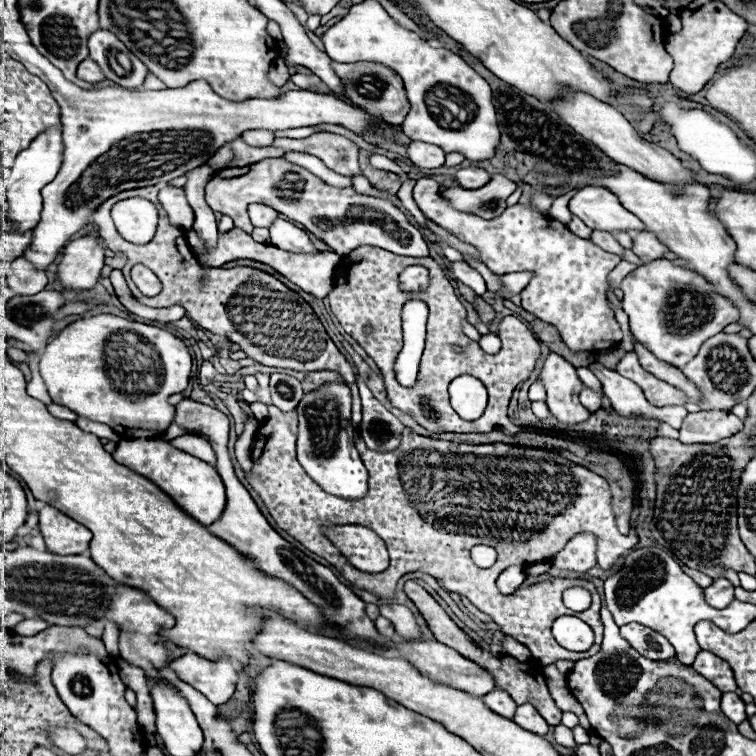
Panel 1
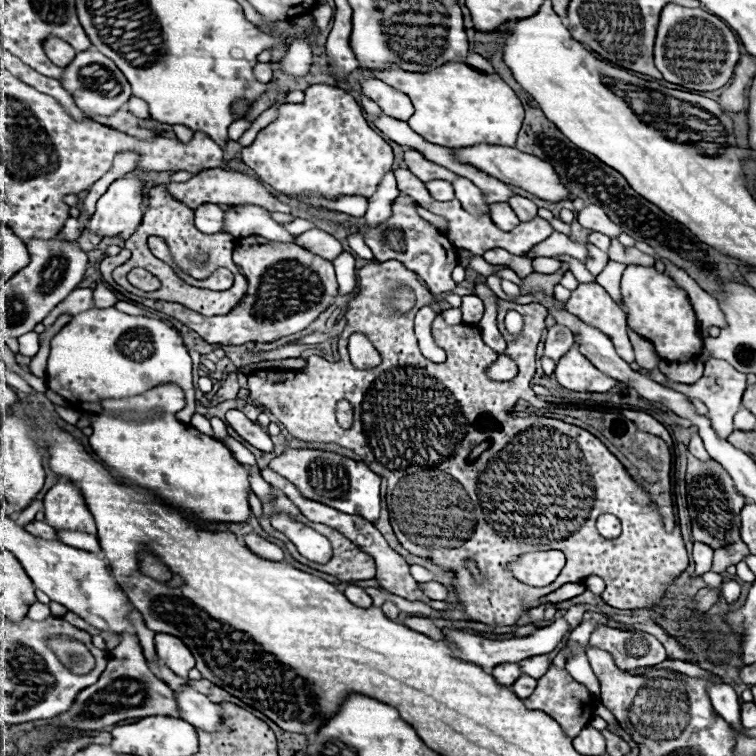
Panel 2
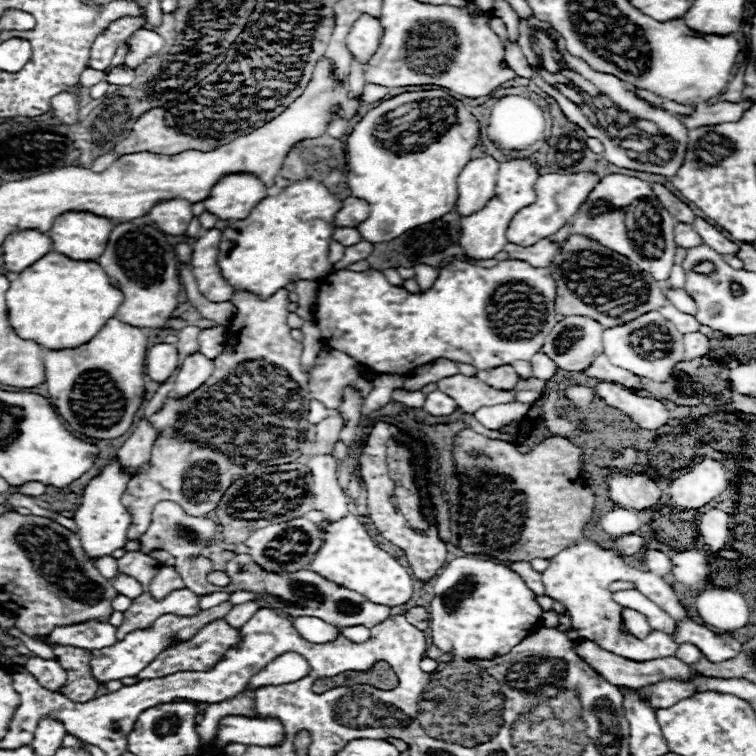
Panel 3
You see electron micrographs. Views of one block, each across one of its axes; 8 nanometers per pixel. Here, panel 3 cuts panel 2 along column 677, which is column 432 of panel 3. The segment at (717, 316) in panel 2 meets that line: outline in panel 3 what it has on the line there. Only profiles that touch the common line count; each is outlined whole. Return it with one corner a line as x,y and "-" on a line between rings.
416,264
416,278
418,278
418,284
422,290
430,288
430,284
434,282
436,276
438,276
438,270
430,268
428,264

